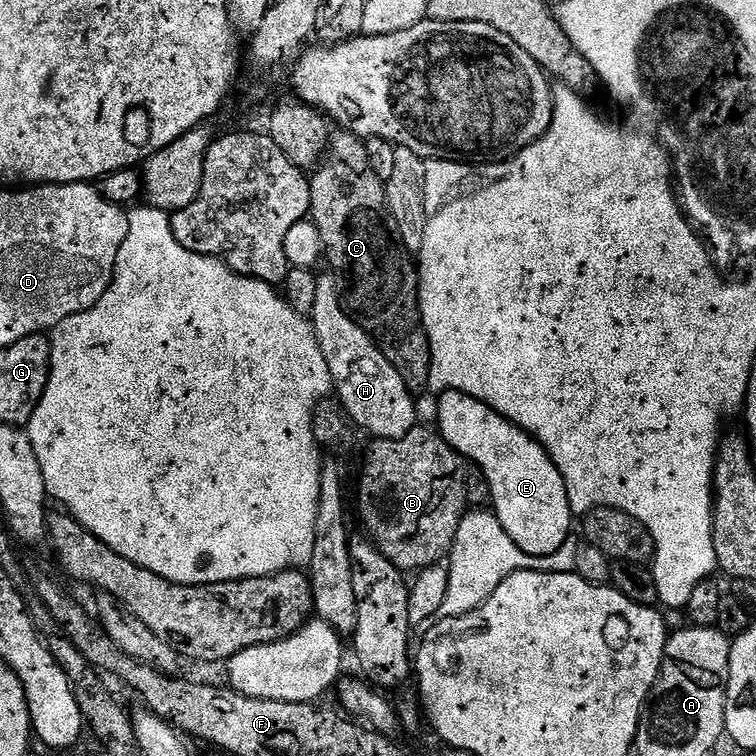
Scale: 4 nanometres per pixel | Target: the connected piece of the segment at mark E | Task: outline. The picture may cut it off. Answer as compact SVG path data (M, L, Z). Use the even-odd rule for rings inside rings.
M442 392L439 393L437 400L440 400L436 404L436 420L440 423L438 425L440 435L459 456L464 457L465 461L480 468L486 482L490 482L491 507L494 509L498 522L505 528L506 534L526 554L553 555L566 542L568 534L573 531L574 513L568 501L562 474L554 466L554 462L548 456L548 451L524 429L511 424L505 416L498 414L478 398L461 392Z

